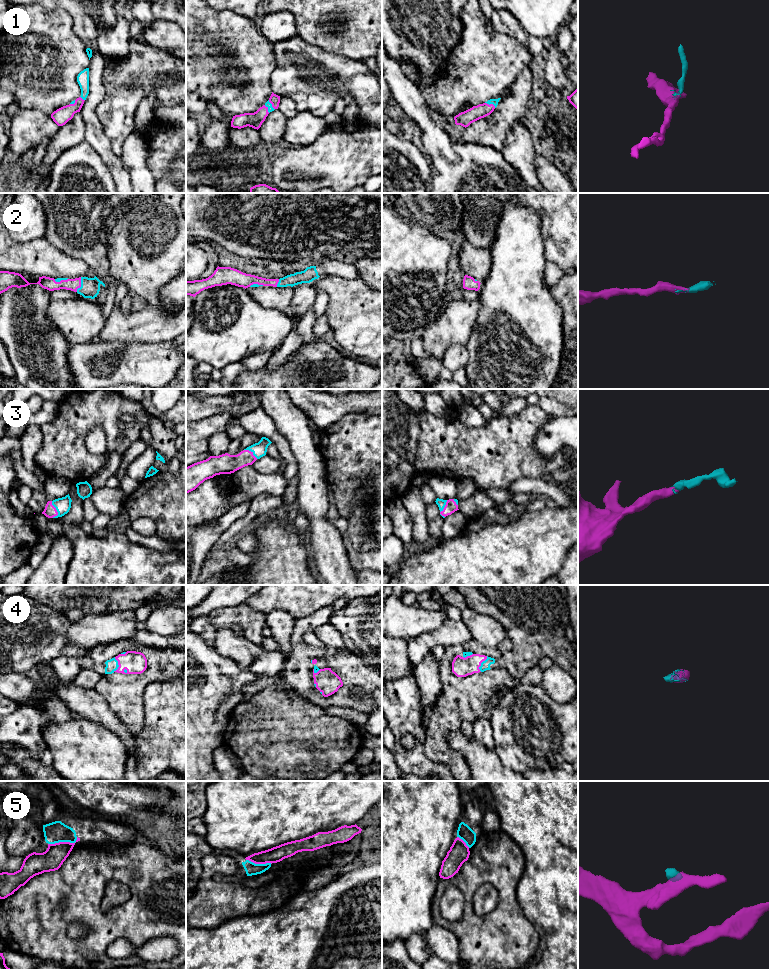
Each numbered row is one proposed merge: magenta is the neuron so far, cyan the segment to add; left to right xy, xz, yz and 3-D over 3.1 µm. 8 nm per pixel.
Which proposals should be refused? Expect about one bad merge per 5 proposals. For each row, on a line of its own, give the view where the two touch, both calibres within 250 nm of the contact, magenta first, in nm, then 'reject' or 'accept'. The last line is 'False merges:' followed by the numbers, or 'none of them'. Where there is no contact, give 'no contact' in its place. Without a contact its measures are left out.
1: yz | 120/50 nm | accept
2: xy | 100/160 nm | accept
3: xy | 100/120 nm | accept
4: yz | 160/80 nm | accept
5: xy | 170/170 nm | reject
False merges: 5

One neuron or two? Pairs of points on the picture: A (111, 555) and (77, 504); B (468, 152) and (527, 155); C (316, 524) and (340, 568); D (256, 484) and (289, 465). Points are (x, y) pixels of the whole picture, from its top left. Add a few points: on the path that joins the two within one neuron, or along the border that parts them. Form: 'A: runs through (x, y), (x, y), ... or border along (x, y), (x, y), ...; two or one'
A: border along (69, 525), (78, 525), (91, 535); two
B: border along (500, 152), (503, 158), (517, 172); two
C: runs through (324, 535), (331, 557); one
D: border along (280, 472), (287, 483); two

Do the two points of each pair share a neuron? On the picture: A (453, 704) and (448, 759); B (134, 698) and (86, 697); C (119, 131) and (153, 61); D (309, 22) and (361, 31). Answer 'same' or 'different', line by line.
A: same
B: different
C: same
D: same

